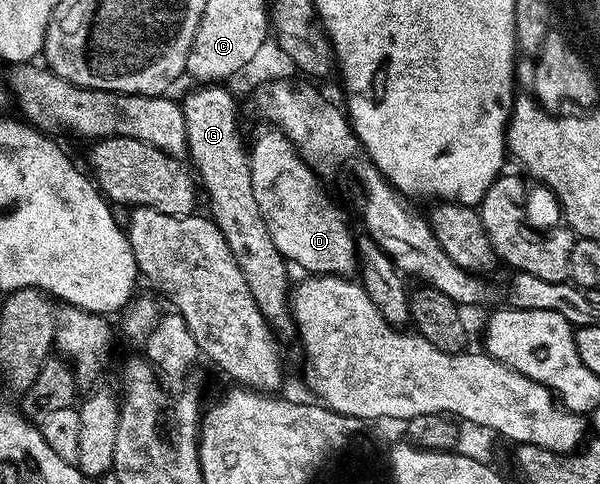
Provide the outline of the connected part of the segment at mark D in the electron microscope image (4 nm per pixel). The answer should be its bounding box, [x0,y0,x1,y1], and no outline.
[249,130,358,276]

